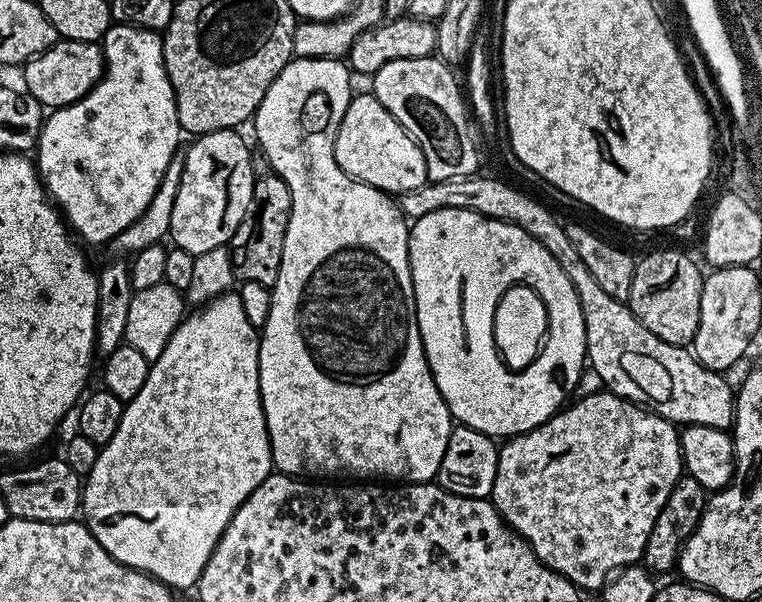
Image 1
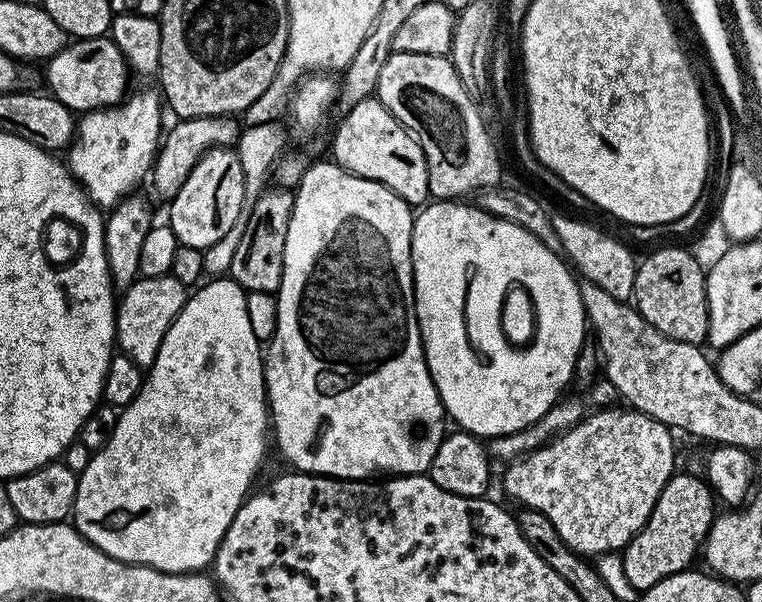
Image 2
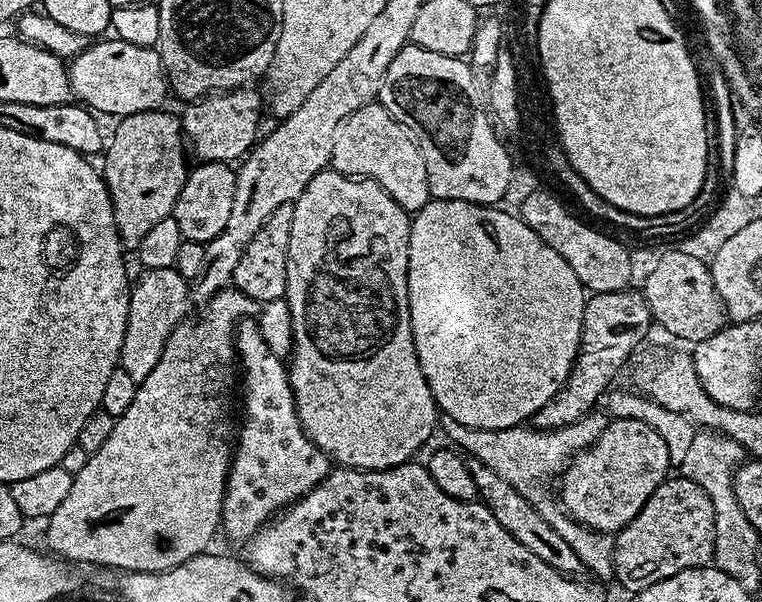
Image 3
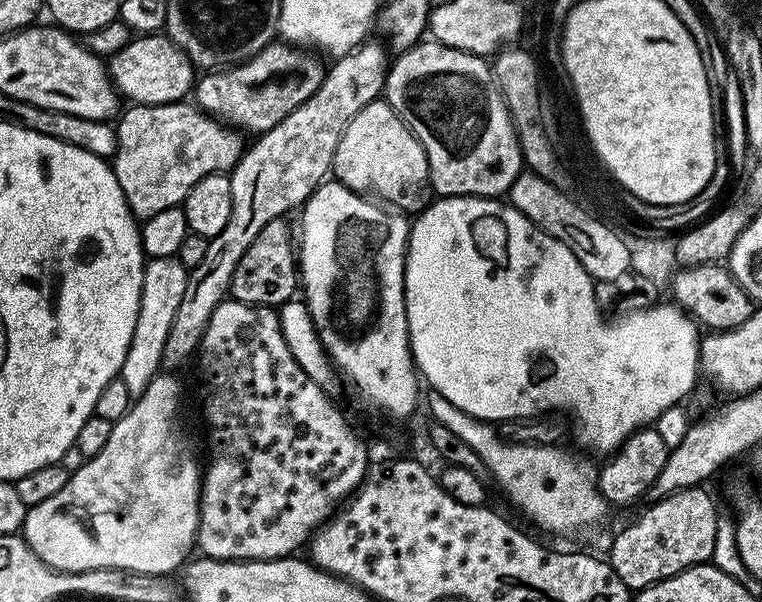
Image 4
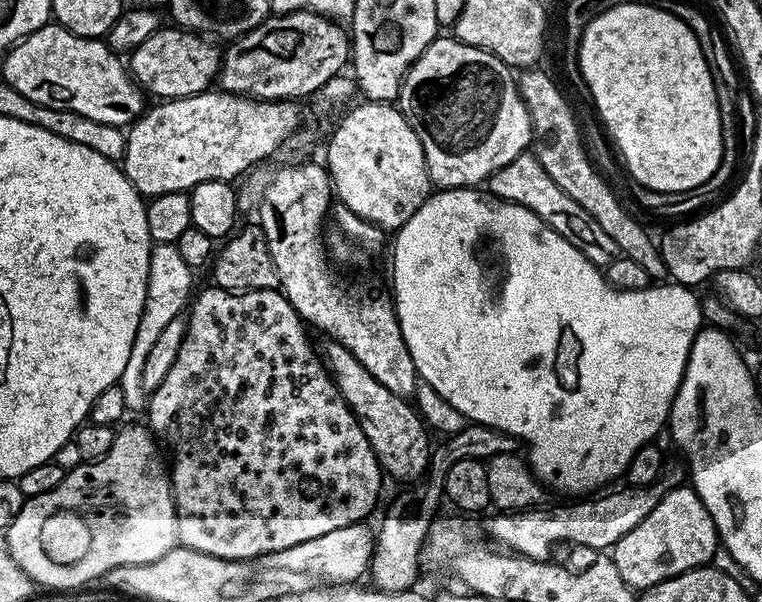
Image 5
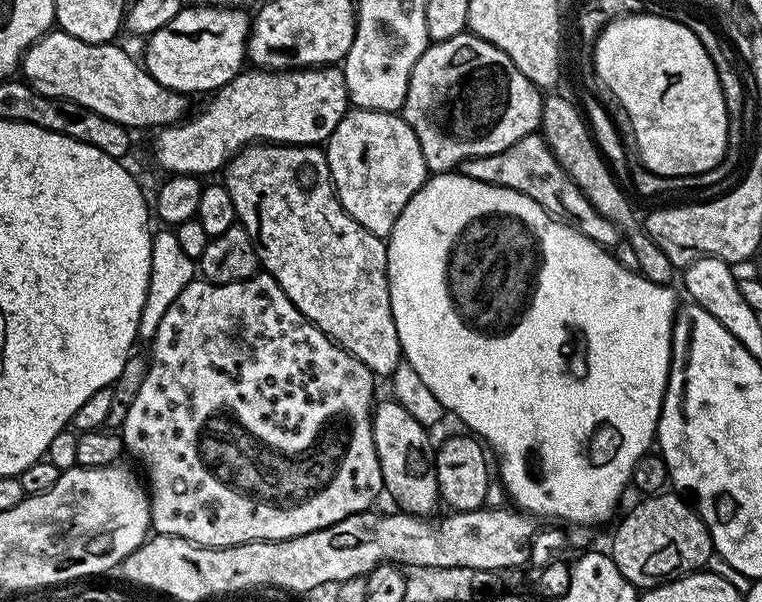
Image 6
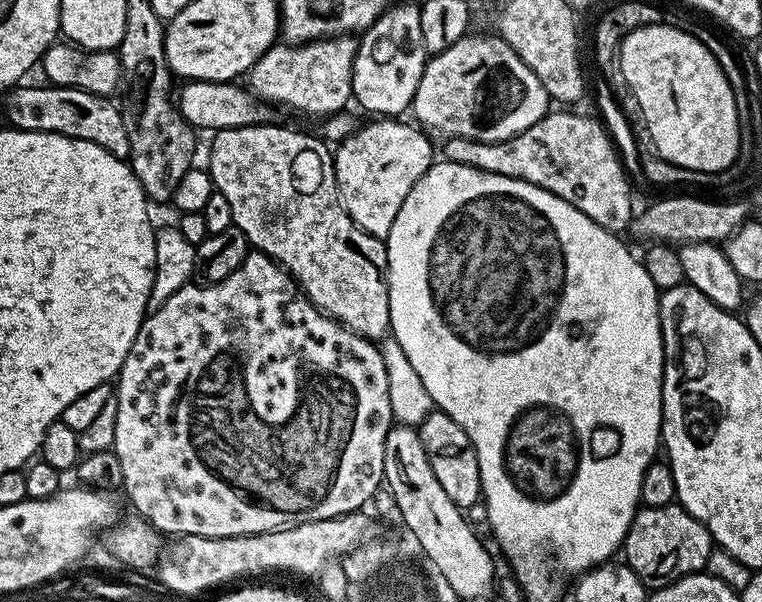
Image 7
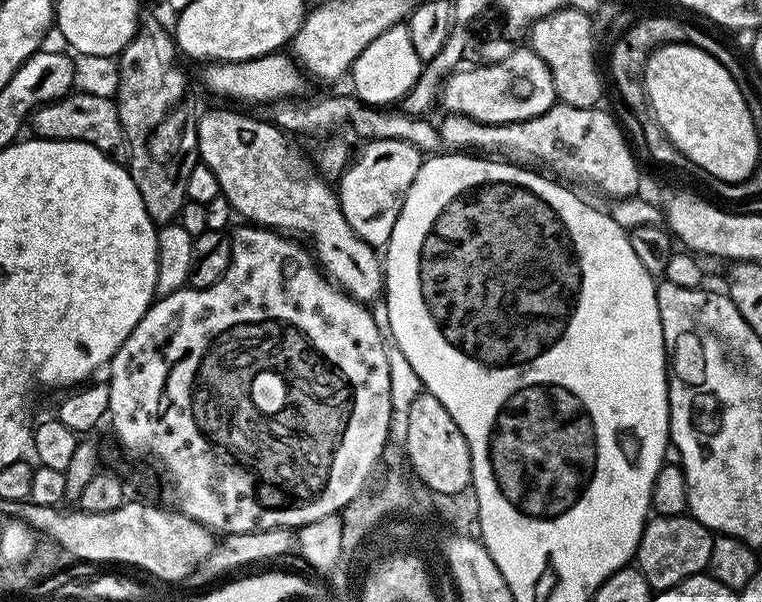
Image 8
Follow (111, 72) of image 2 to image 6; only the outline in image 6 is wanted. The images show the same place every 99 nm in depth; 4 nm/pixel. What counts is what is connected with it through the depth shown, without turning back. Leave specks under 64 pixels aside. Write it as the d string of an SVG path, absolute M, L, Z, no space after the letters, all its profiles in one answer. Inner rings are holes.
M188 6L181 7L178 14L174 14L174 18L170 18L170 22L166 22L166 26L162 26L162 30L153 32L151 36L147 37L144 48L144 56L142 55L142 63L146 71L153 76L154 79L162 86L166 86L175 92L182 92L185 94L193 94L192 92L205 92L211 94L217 88L226 86L226 82L230 82L239 72L245 67L246 53L248 51L248 34L250 31L250 16L243 8L206 8L197 6L197 8L188 8Z

